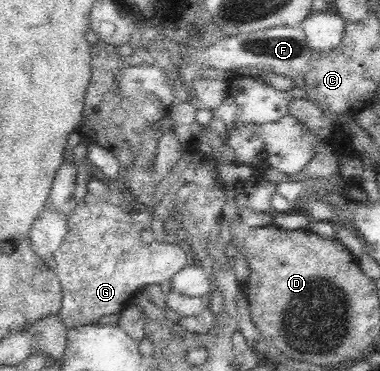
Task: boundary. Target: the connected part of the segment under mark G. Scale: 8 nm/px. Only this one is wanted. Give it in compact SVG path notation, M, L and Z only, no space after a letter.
M87 192L82 200L77 200L77 207L68 218L65 239L51 256L57 263L55 272L62 288L62 305L57 315L68 330L84 324L97 323L104 316L122 311L146 286L163 284L188 266L188 255L178 242L167 244L154 241L145 244L140 238L140 230L131 222L131 213L123 212L119 207Z

